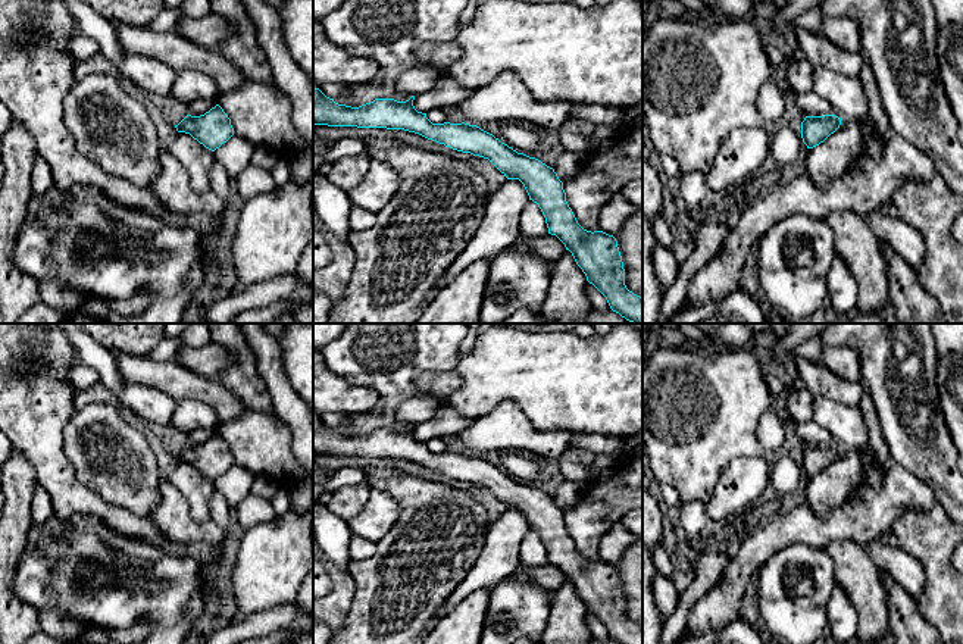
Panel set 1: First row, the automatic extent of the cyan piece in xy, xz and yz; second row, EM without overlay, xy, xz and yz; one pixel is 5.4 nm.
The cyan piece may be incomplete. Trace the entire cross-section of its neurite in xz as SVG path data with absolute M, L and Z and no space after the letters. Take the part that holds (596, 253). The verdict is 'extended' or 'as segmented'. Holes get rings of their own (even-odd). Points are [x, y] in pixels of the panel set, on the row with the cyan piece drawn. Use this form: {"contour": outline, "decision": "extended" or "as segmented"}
{"contour": "M313 88L313 125L404 129L444 144L453 150L488 159L507 179L519 179L523 184L529 200L537 203L541 209L548 234L556 235L565 244L566 250L572 253L576 265L585 273L587 281L606 297L610 309L632 323L642 323L642 298L629 291L625 285L625 269L616 238L603 231L587 231L578 223L566 201L563 182L559 179L553 168L535 157L518 153L476 125L465 122L432 124L426 118L426 113L415 109L413 100L415 96L406 101L375 99L370 103L351 107L338 104L334 99L326 97L319 88Z", "decision": "as segmented"}

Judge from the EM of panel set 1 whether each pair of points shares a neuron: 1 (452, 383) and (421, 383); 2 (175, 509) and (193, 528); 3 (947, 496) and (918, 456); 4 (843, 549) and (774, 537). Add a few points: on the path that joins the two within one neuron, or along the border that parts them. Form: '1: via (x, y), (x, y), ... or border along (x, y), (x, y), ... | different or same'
1: via (444, 383), (428, 383) | same
2: via (178, 513), (188, 524) | same
3: via (947, 485), (928, 466) | same
4: border along (863, 546), (850, 540), (834, 540), (825, 549) | different

